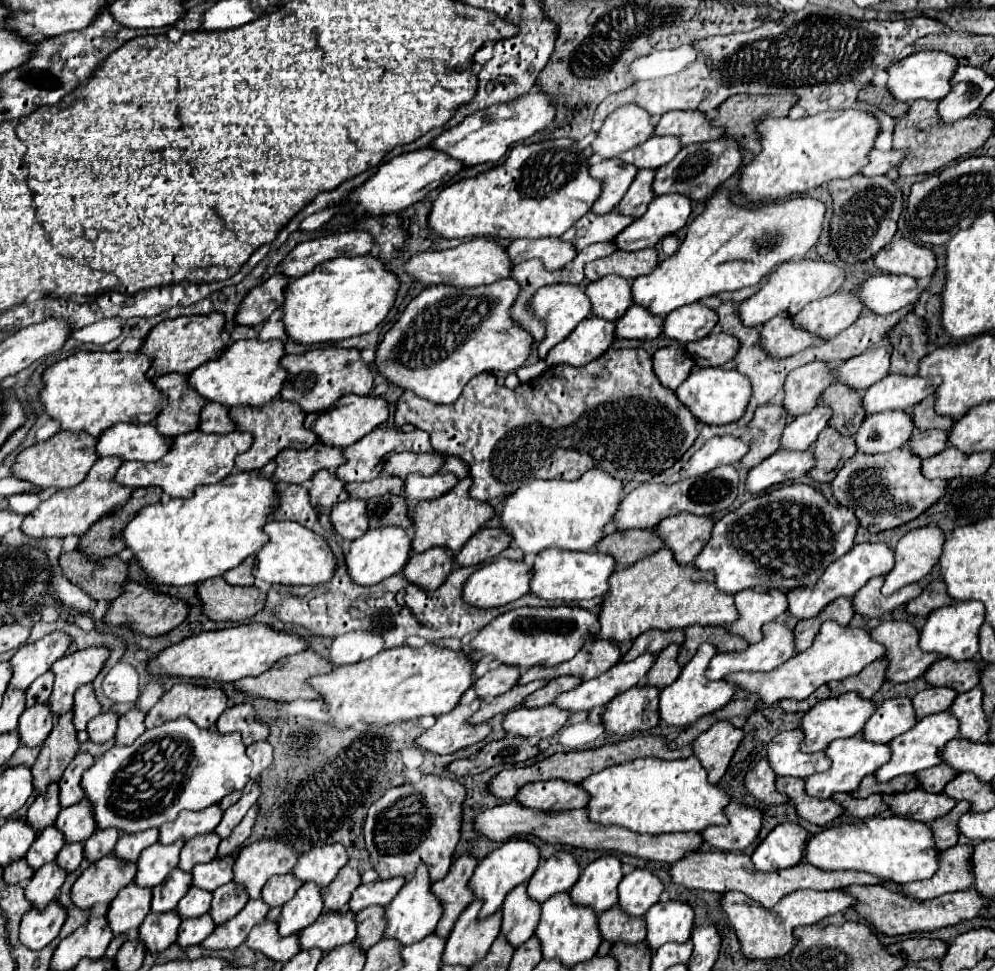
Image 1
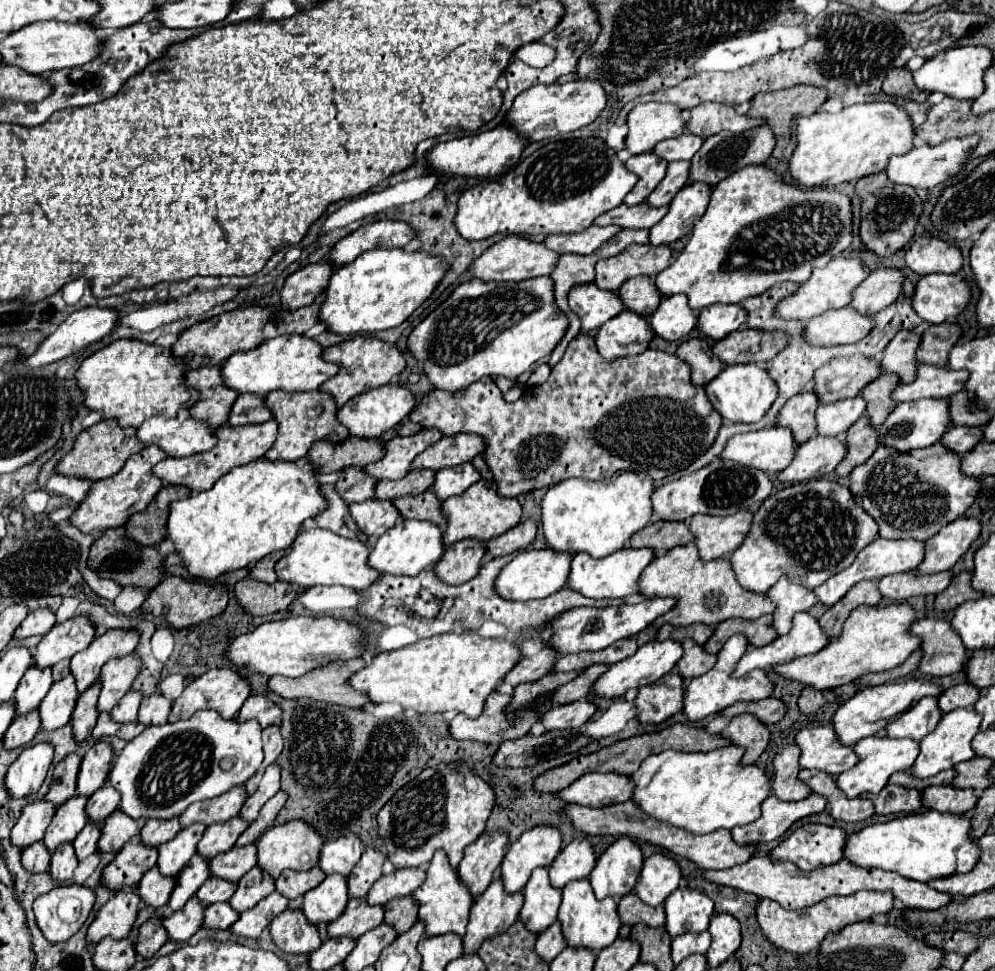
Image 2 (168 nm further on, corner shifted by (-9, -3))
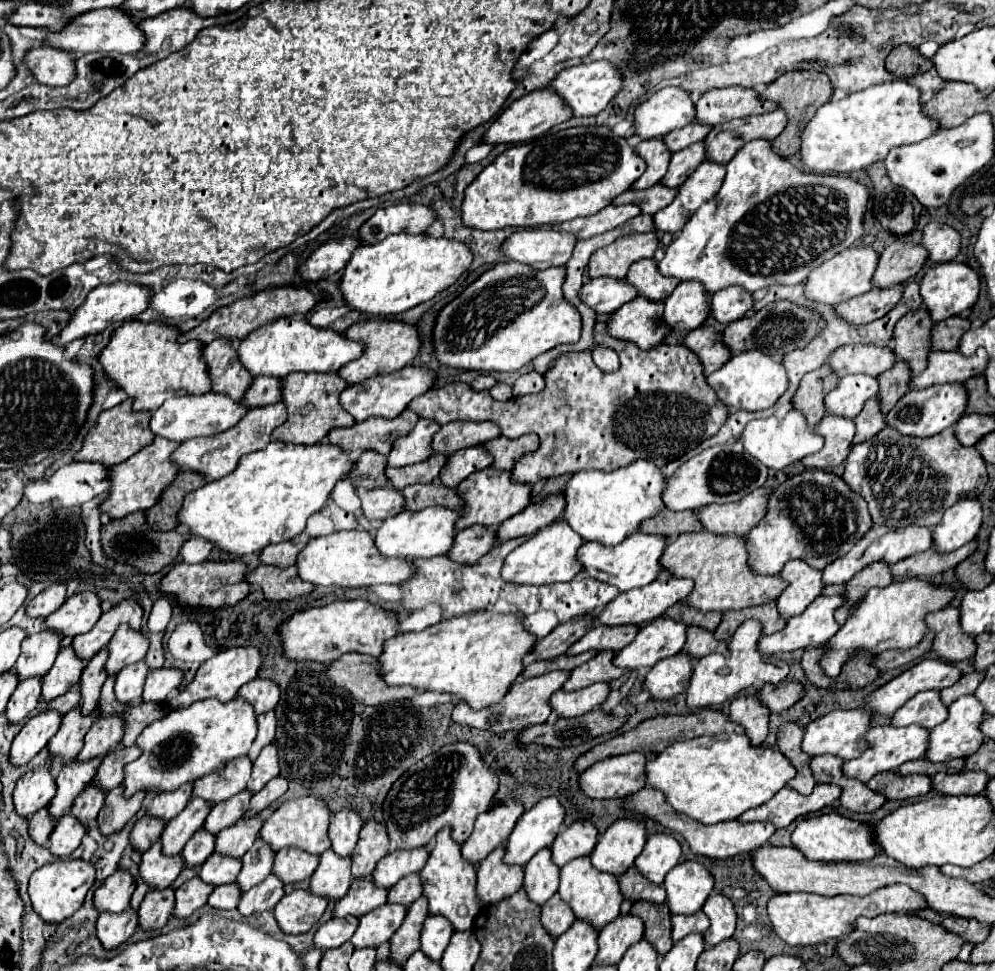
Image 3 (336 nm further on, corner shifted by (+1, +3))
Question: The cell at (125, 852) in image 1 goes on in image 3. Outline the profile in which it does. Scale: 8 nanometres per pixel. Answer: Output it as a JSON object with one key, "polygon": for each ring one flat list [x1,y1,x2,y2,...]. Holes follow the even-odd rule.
{"polygon":[[186,782,186,786,180,786,174,790,174,794,156,794,156,798,148,806,148,814,162,818,162,820,172,820,174,816,180,814,182,808,186,808,190,796,192,796,192,782]]}

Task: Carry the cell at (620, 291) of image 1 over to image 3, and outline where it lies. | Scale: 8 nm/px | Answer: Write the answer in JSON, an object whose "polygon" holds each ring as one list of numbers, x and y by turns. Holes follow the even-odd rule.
{"polygon":[[654,258,634,262,626,280,636,286,640,296,648,300,666,300,674,292,674,286,678,286,676,278,666,278,658,274,658,262]]}

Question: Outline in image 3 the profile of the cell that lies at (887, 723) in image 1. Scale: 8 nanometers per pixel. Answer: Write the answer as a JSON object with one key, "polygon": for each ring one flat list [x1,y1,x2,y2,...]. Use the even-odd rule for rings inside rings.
{"polygon":[[938,690,918,692,912,700,908,700,892,718,892,726,910,726,920,724,928,730,942,724,948,718,948,706,942,704]]}

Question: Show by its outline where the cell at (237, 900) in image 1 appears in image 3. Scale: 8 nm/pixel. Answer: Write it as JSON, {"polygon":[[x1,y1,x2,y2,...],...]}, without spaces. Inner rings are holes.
{"polygon":[[258,838,254,842,254,846,244,854,242,858,242,872,238,874,238,886,246,892,250,890,252,886,260,884,270,872,272,872,272,866,274,866,274,850,270,848,270,844,262,842,262,838]]}

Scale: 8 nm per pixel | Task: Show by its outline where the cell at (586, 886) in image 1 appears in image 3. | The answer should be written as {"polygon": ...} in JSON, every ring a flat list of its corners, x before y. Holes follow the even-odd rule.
{"polygon":[[634,818,616,820,598,840,590,854,594,868,614,876,624,874,646,844,646,824]]}

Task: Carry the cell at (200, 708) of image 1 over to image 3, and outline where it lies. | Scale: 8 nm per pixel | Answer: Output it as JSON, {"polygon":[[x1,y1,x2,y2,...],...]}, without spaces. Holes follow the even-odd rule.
{"polygon":[[228,648,228,650,222,650,220,654,216,654,214,658,206,660,196,678,192,680,192,684,180,692,180,696,176,696,174,700,170,700,170,708,172,710,178,710,178,708,188,708,190,704,198,702,198,700,206,700,206,698,216,698,220,702,228,702,232,700,240,686,244,686,246,682,254,680,256,674,258,674,258,668,262,666,262,656,260,656,260,650,258,648]]}

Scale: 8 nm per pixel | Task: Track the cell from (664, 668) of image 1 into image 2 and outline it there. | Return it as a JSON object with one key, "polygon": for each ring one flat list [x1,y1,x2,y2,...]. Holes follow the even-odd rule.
{"polygon":[[684,640,682,642,682,648,684,648,684,654,682,658,678,660,676,664,676,670,678,674,684,678,684,680,692,680,704,672,708,672,712,668,712,664,716,662,716,654,706,654,702,650,702,646,698,646,694,640]]}

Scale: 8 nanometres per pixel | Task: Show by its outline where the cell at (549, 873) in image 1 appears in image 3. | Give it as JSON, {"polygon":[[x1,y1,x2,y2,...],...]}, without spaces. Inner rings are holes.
{"polygon":[[578,820,572,826,568,826,564,832,558,834,552,846,552,860,558,866,564,866,566,862,586,856,594,850,598,840,598,830,590,820]]}

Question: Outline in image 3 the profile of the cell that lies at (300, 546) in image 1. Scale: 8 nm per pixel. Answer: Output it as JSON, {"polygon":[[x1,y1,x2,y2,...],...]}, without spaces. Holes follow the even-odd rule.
{"polygon":[[344,530,330,536,318,536,298,554,298,576,316,586,342,586,342,588,366,588,376,584,400,584,414,576,414,564,402,558,386,558,376,546,374,538,366,530]]}

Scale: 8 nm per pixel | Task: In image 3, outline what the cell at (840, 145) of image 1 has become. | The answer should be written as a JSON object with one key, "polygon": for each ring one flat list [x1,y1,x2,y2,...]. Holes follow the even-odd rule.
{"polygon":[[896,78,824,104,802,134,800,154,804,166,810,172,848,174,884,160,896,146,920,142,930,134,936,134,940,122,930,120,930,116,922,112,920,96,922,92,918,86]]}

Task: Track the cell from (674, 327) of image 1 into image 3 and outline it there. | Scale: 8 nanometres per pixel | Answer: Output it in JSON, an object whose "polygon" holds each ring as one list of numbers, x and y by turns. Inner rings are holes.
{"polygon":[[728,286,712,296,712,316,722,324,744,318,752,308,752,294,742,290,742,286]]}

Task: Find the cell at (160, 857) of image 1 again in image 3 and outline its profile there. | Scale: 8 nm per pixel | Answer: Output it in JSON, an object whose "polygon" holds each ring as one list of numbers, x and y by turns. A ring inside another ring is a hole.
{"polygon":[[192,798,176,818,166,822,160,838,164,854,168,856,180,854,186,842,192,838,192,834,204,826,204,820,210,814,210,810,212,810,210,802,202,802,202,798]]}

